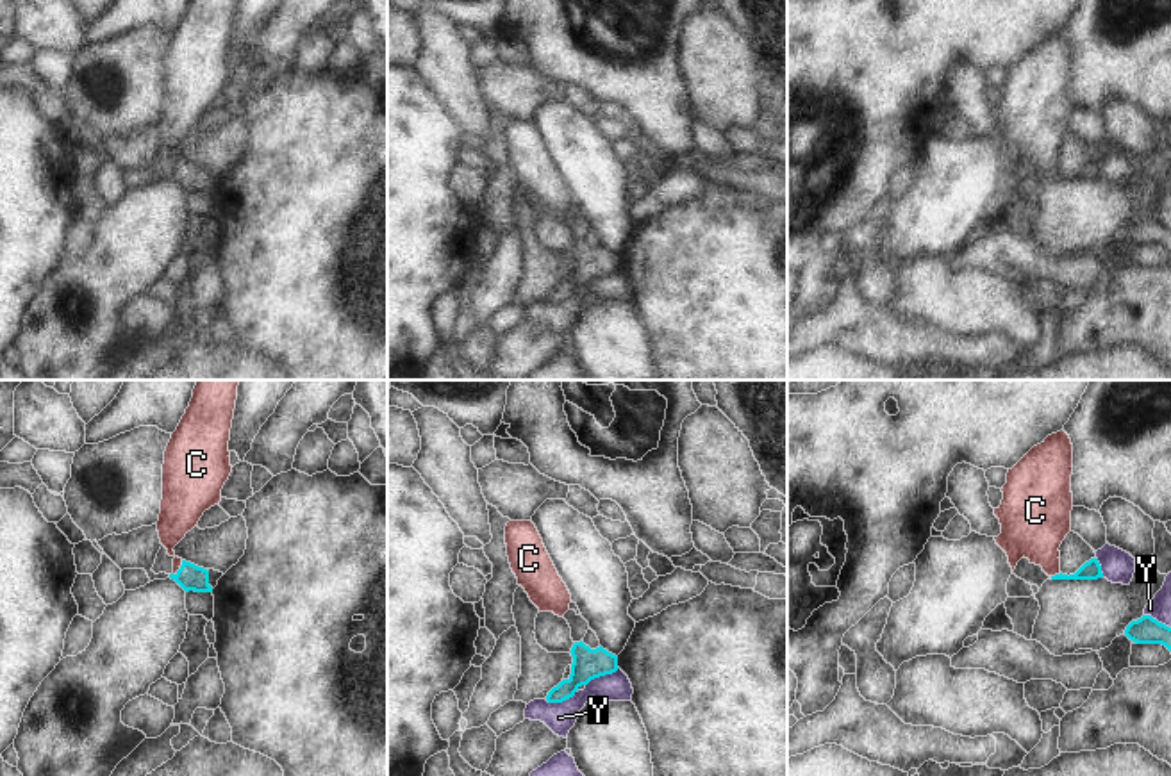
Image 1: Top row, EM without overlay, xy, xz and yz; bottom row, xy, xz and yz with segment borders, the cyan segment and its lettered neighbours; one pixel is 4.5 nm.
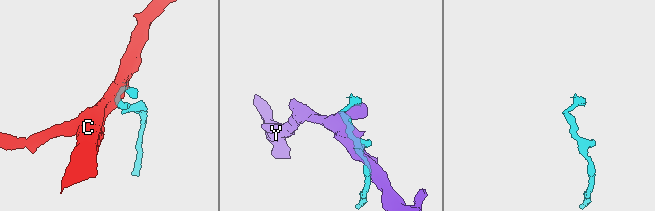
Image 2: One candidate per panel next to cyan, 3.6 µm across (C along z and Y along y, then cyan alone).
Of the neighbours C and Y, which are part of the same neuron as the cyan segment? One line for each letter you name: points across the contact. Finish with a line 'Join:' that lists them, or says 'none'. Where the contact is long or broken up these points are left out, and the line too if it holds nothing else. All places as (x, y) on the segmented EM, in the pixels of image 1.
C: Path across: xy (190, 577), (181, 568), (170, 552), (181, 512)
Join: C

